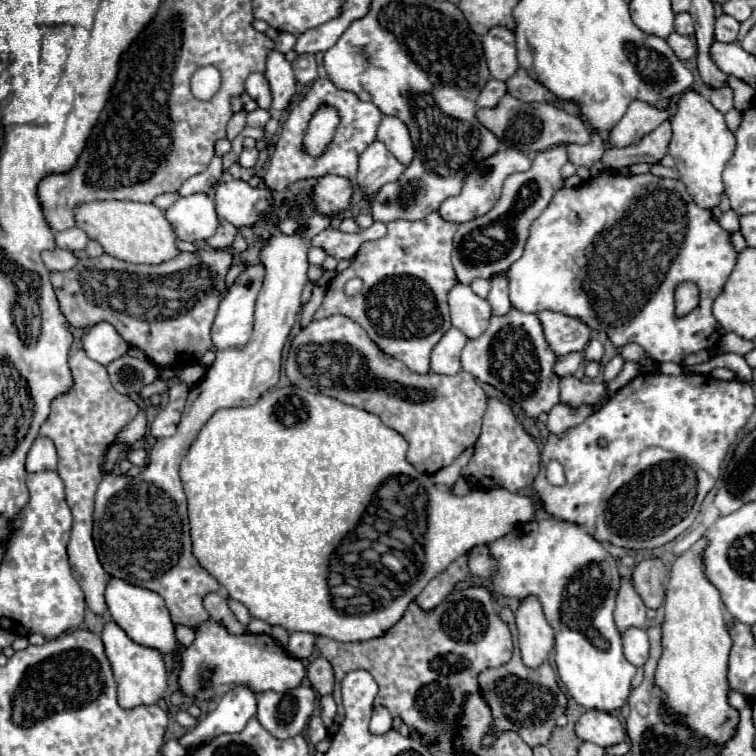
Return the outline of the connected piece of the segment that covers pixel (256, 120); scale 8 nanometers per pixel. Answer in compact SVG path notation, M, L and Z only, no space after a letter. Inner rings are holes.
M254 109L252 113L246 115L246 123L250 127L264 127L270 119L270 111L264 111L264 109Z

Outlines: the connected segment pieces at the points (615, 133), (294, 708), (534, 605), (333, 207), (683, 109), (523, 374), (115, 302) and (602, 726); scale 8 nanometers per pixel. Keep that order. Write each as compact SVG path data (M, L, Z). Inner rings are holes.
M632 101L626 115L610 131L608 141L612 147L636 145L644 135L654 131L666 119L668 119L668 109L660 111L642 101Z
M298 685L286 693L258 693L258 721L276 739L290 739L304 731L316 707L316 691Z
M528 597L520 603L516 611L516 625L522 663L530 669L546 663L554 647L554 629L548 625L536 597Z
M324 175L316 179L316 183L310 189L310 201L314 203L314 209L324 217L334 217L342 209L350 205L354 185L346 177L338 175Z
M686 91L678 101L678 111L672 117L672 141L670 155L676 161L676 169L680 173L680 181L686 185L686 191L694 199L694 203L702 209L714 209L720 203L724 193L724 183L720 179L724 165L734 155L736 139L734 133L726 127L724 115L712 107L708 99L700 93Z
M512 309L502 317L492 317L486 333L468 341L462 349L462 369L476 379L494 385L504 395L514 397L530 417L538 417L542 411L548 413L560 401L560 379L552 373L554 363L556 355L548 349L538 317L526 315L518 309Z
M206 249L194 253L178 253L178 257L160 265L134 265L102 253L100 257L80 257L70 271L52 271L50 281L60 303L60 313L66 317L70 327L86 329L106 321L114 325L114 329L128 345L144 351L158 369L180 369L182 365L200 361L204 353L212 349L210 329L218 303L228 291L226 273L232 267L232 259L234 257L228 249ZM146 277L150 281L146 285L138 285L138 281Z
M592 709L584 713L576 723L576 735L600 747L610 747L626 739L626 729L616 715Z

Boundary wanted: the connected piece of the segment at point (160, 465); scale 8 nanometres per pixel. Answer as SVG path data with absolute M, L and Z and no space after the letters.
M298 233L274 235L264 247L264 251L260 253L260 261L266 267L266 277L256 301L254 331L248 345L242 349L216 351L214 363L206 369L204 379L188 393L188 401L176 433L172 437L156 439L150 451L150 461L138 475L142 487L136 491L138 495L128 495L128 485L124 485L122 475L104 475L98 487L92 539L104 571L110 577L162 595L176 625L194 629L208 621L210 615L206 613L202 599L204 595L218 591L220 587L218 581L208 575L208 571L202 569L192 555L186 495L178 477L180 461L188 453L202 425L218 409L254 405L254 401L258 401L264 391L278 383L282 349L302 307L300 295L306 285L308 249L310 243L304 241Z

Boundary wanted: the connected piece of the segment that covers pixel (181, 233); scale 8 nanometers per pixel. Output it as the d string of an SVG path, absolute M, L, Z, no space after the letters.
M194 193L190 197L178 197L166 211L174 235L182 241L200 241L216 233L218 215L214 201L204 193Z

